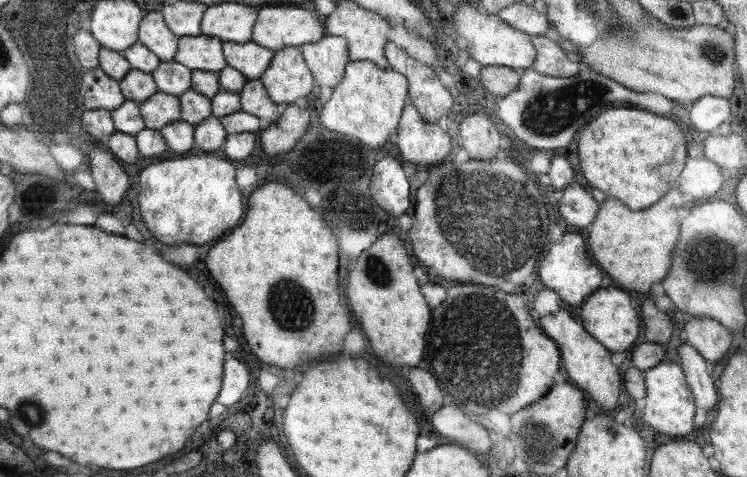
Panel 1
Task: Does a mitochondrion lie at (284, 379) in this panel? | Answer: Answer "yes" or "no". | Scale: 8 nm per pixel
no

